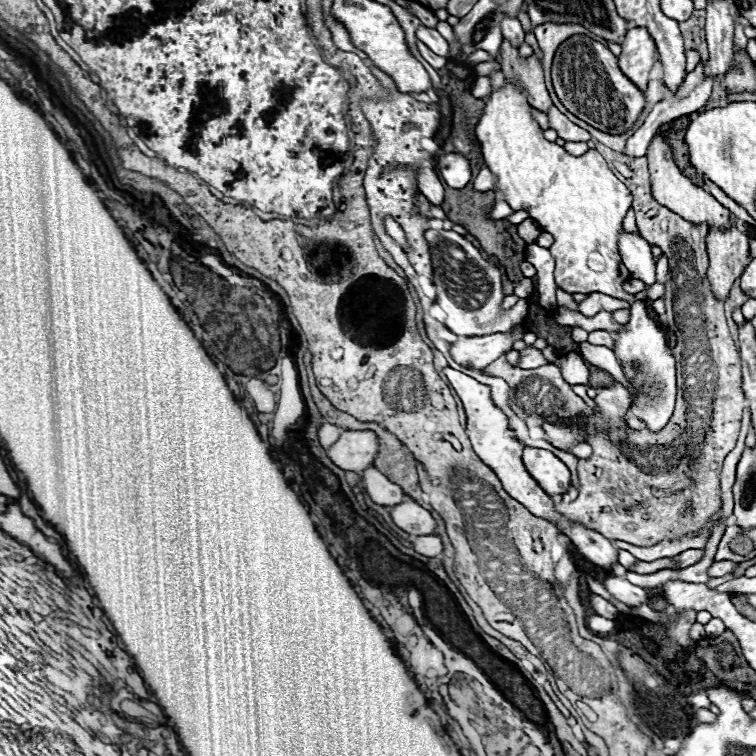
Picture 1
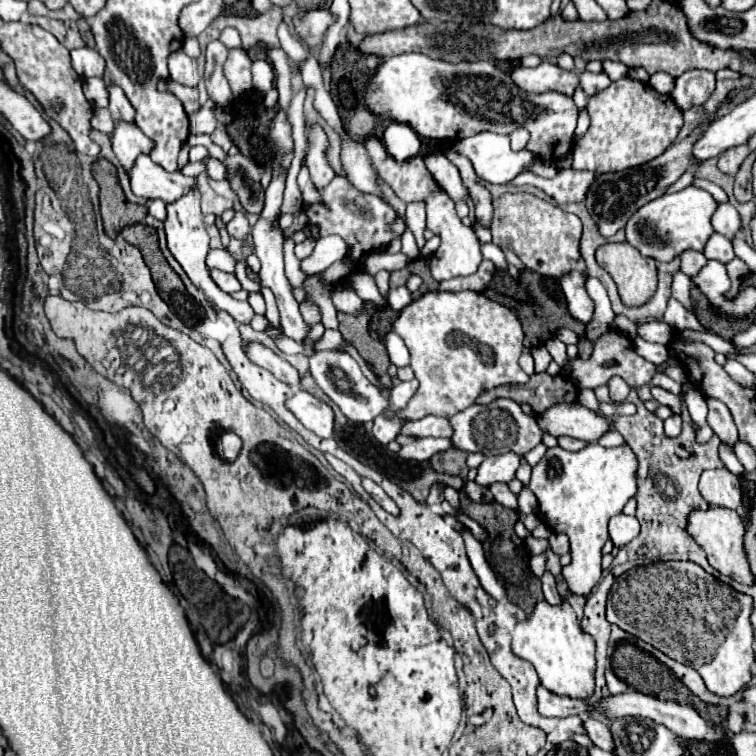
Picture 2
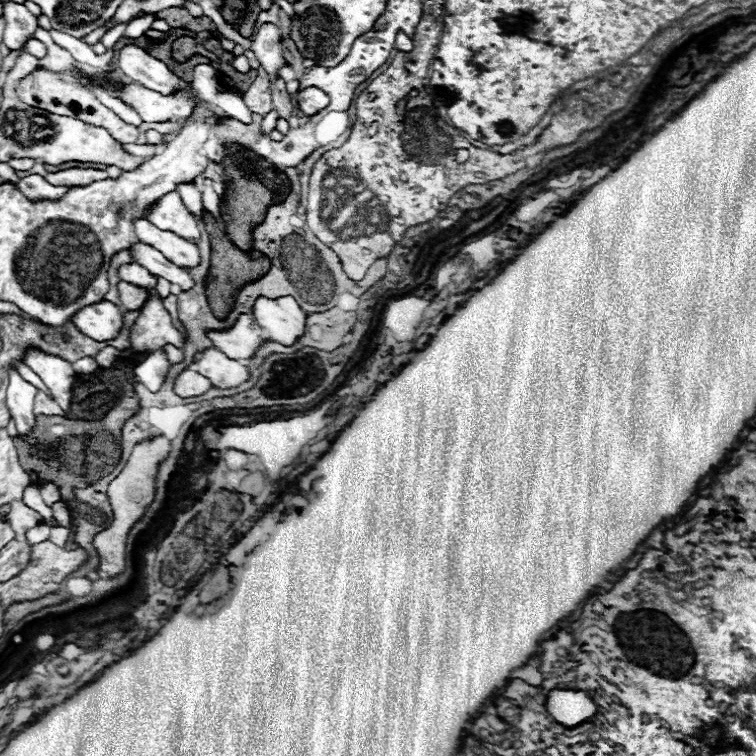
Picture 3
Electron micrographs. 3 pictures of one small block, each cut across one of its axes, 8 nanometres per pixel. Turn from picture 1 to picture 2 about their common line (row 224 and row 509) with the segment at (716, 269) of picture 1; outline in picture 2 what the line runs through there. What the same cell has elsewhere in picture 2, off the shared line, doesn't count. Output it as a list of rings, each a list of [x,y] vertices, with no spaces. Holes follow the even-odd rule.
[[[726,468],[706,470],[700,478],[700,494],[710,506],[738,510],[742,504],[740,480]]]

